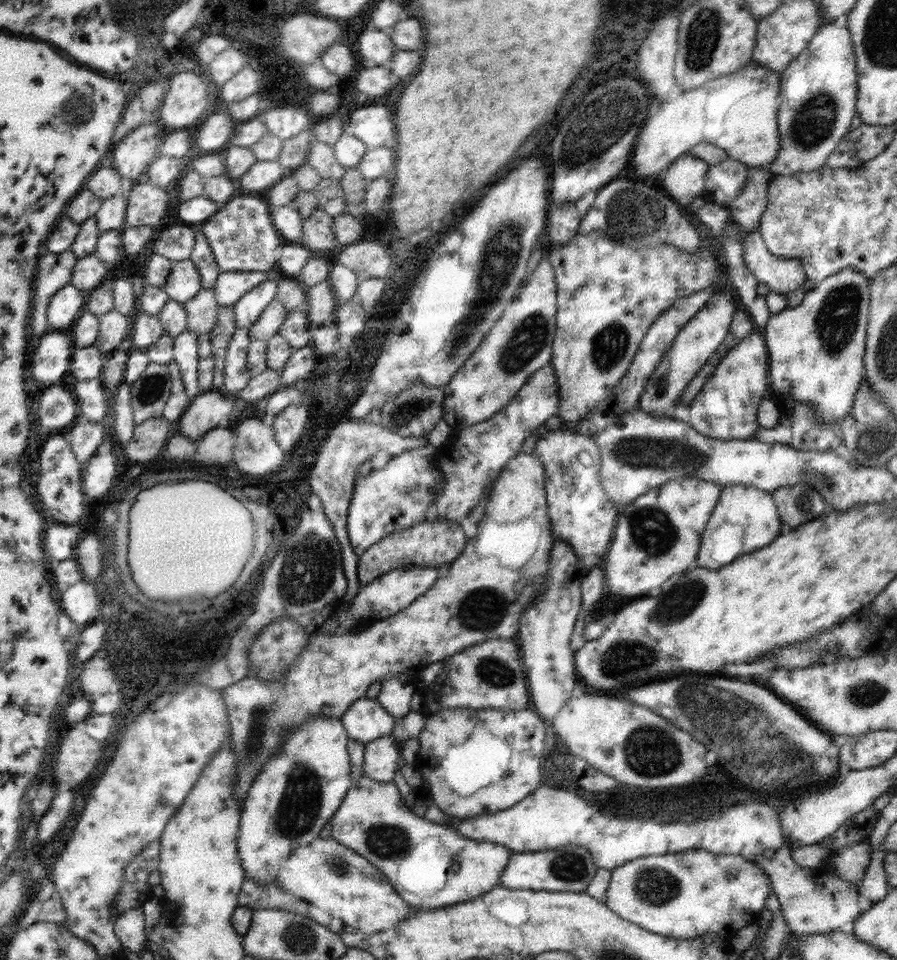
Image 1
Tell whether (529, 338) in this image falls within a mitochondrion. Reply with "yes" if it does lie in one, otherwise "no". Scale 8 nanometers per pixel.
yes

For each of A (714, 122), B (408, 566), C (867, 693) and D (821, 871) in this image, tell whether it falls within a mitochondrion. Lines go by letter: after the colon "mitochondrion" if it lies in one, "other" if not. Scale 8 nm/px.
A: other
B: other
C: mitochondrion
D: other

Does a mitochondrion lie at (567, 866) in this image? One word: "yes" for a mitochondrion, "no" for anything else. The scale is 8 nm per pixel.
yes

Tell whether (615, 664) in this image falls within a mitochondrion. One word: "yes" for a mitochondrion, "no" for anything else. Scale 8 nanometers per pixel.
yes

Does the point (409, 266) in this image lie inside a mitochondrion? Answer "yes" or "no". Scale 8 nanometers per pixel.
no

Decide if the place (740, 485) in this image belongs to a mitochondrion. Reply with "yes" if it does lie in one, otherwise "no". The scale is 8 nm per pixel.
no

